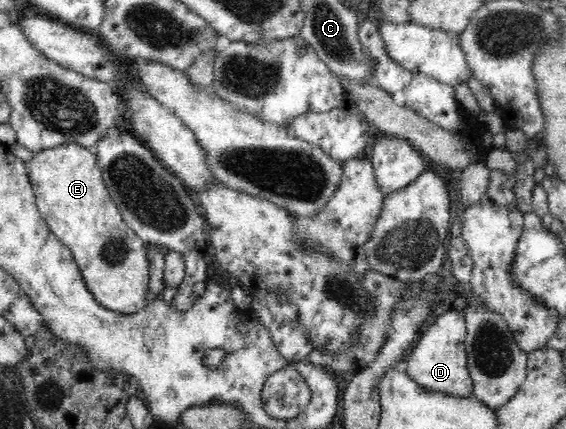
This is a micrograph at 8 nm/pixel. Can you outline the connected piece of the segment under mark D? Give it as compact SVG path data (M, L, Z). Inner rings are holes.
M461 308L448 310L436 319L428 331L423 333L422 339L414 344L414 348L408 349L403 357L408 375L426 391L430 393L443 393L448 395L448 398L454 398L454 400L472 400L475 398L473 382L467 369L467 351L465 350L464 343L467 337L467 323L465 319L466 316Z

